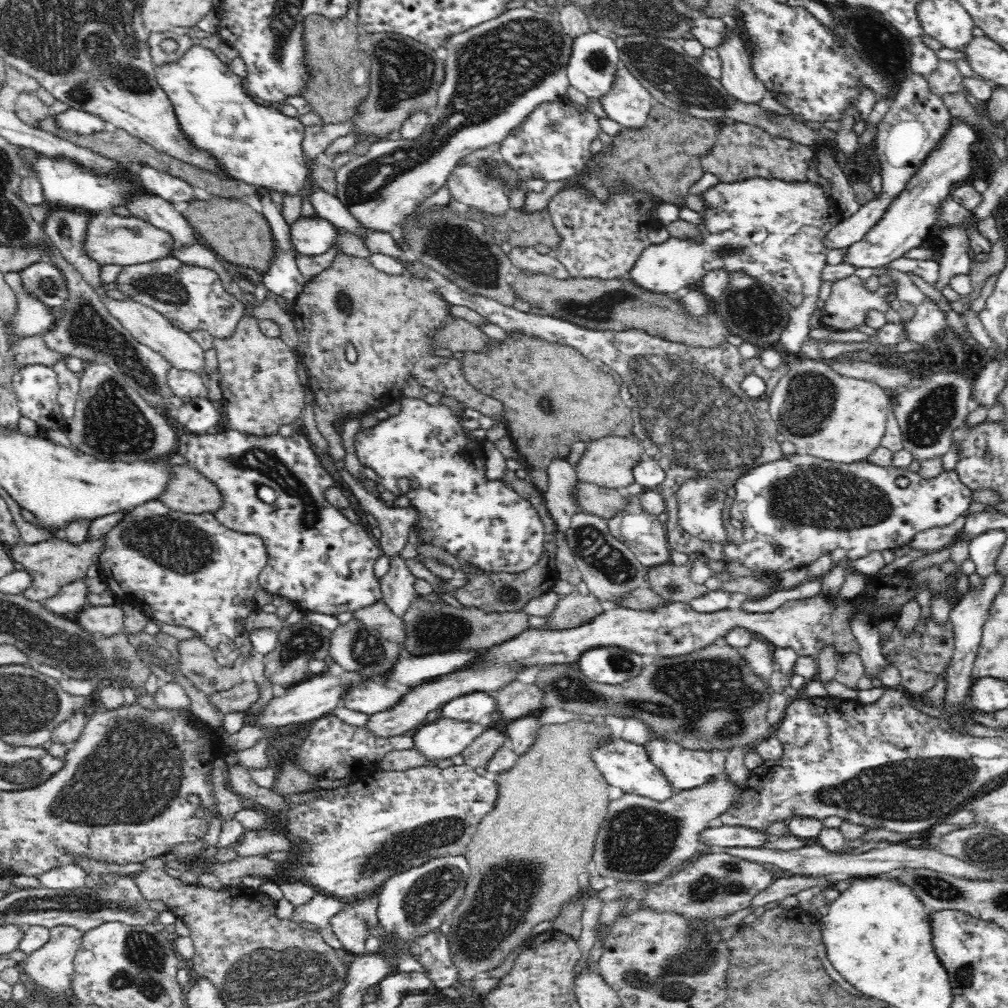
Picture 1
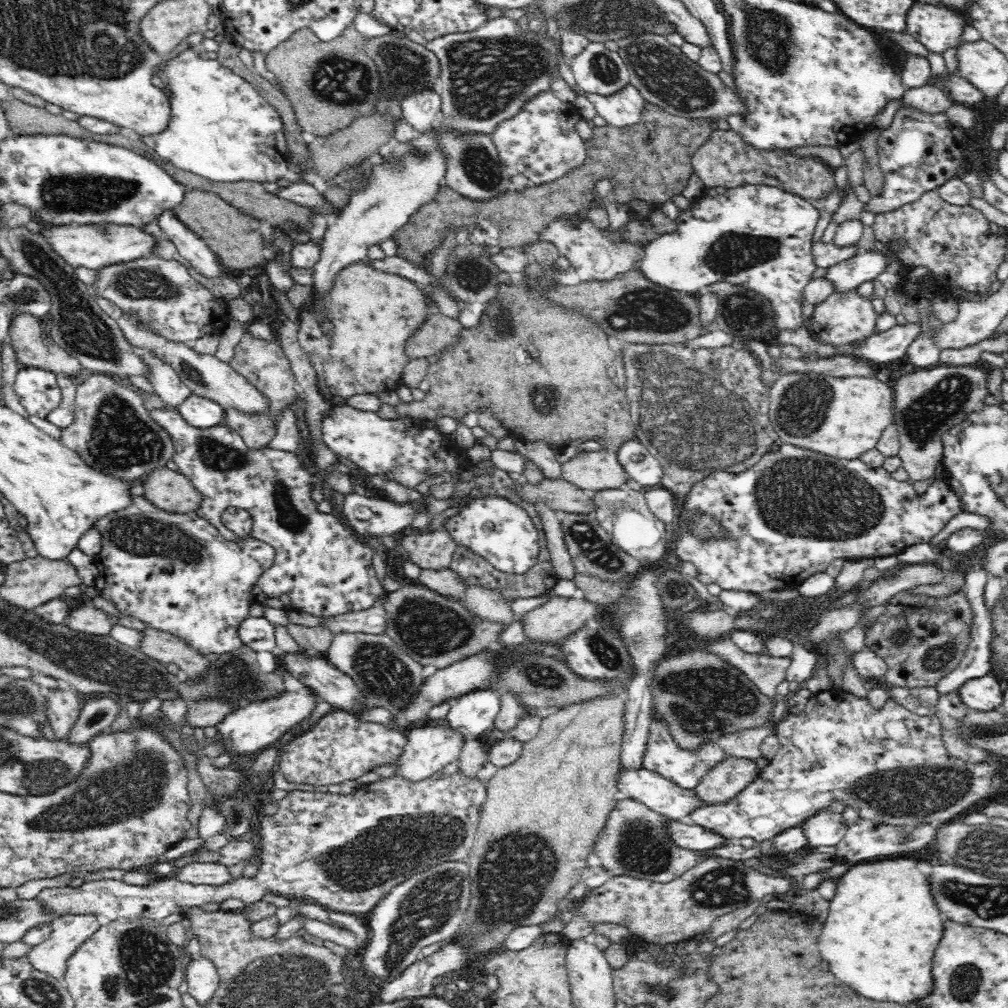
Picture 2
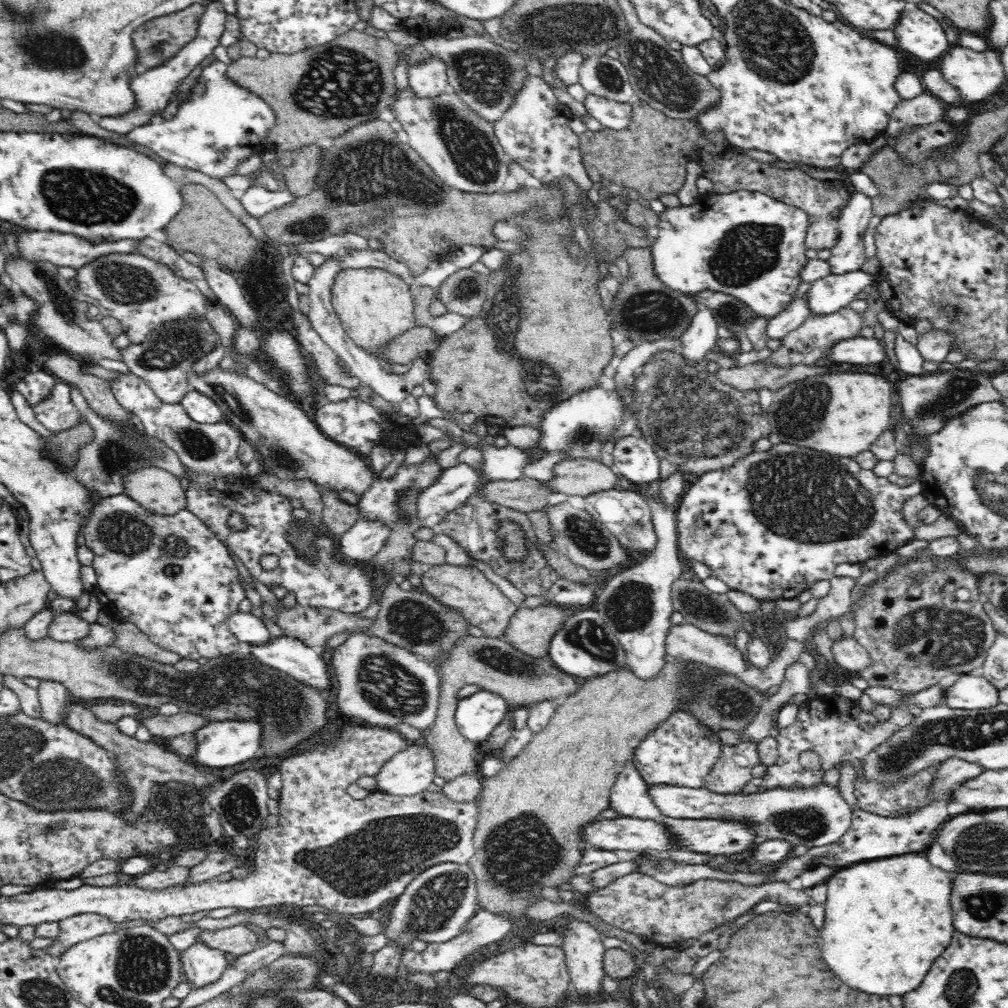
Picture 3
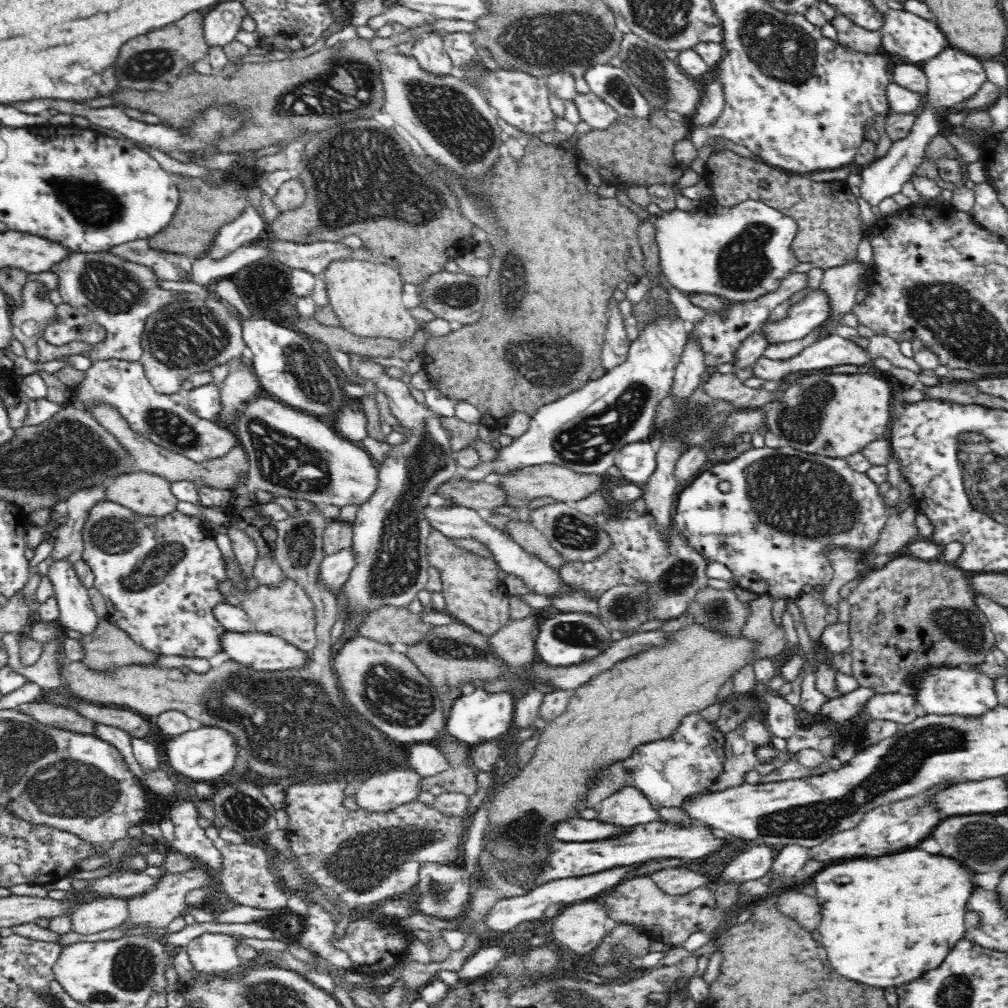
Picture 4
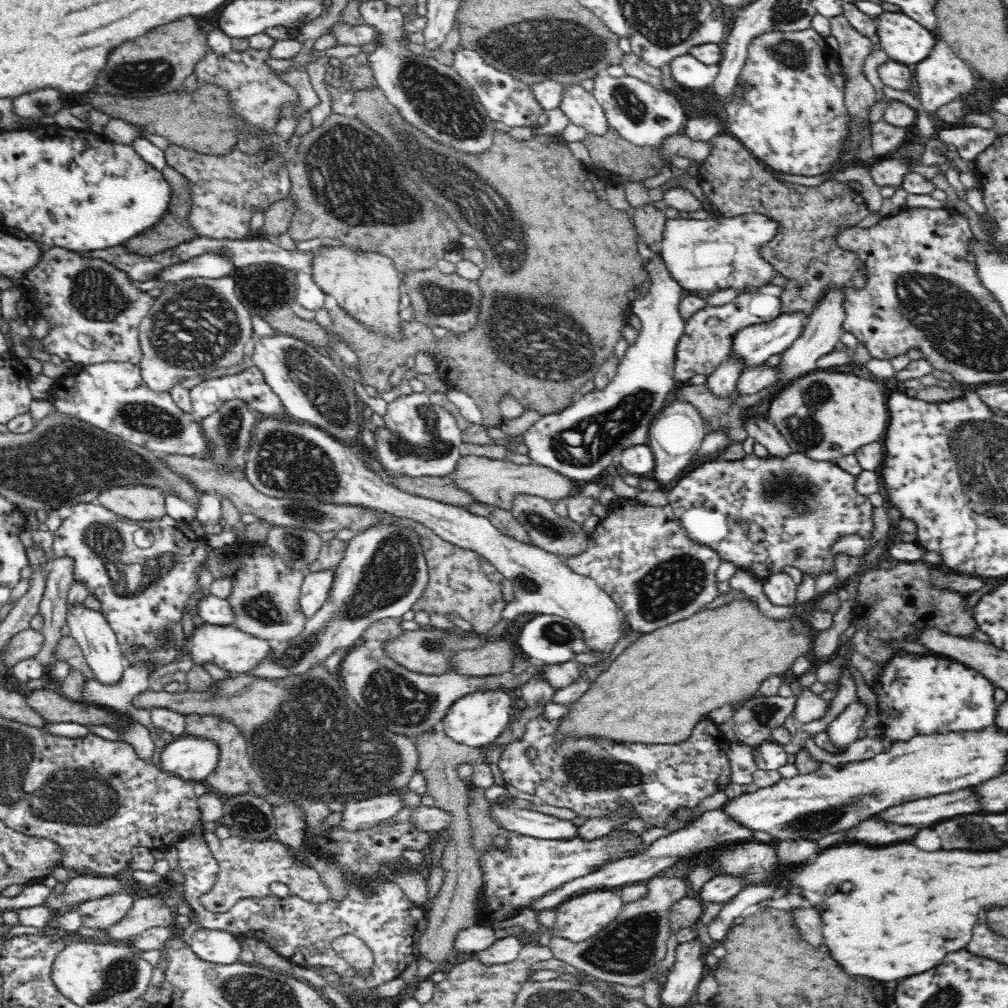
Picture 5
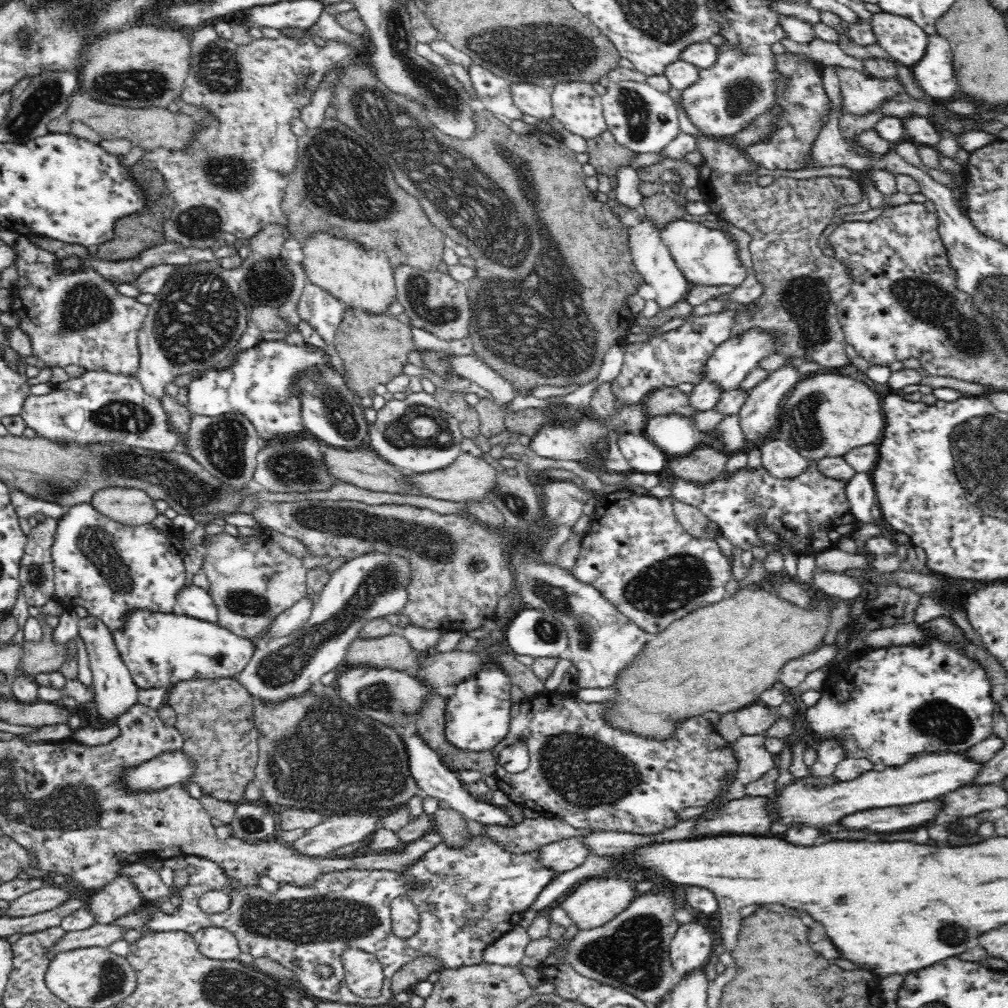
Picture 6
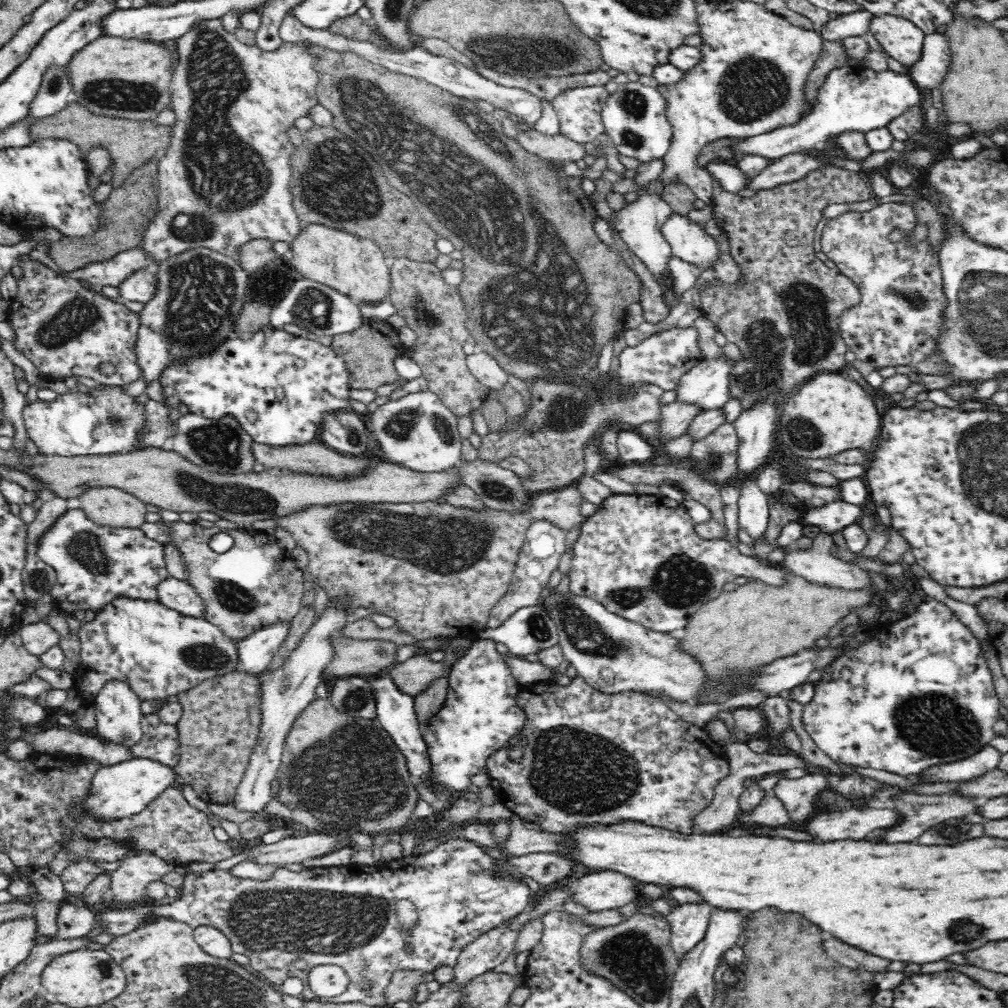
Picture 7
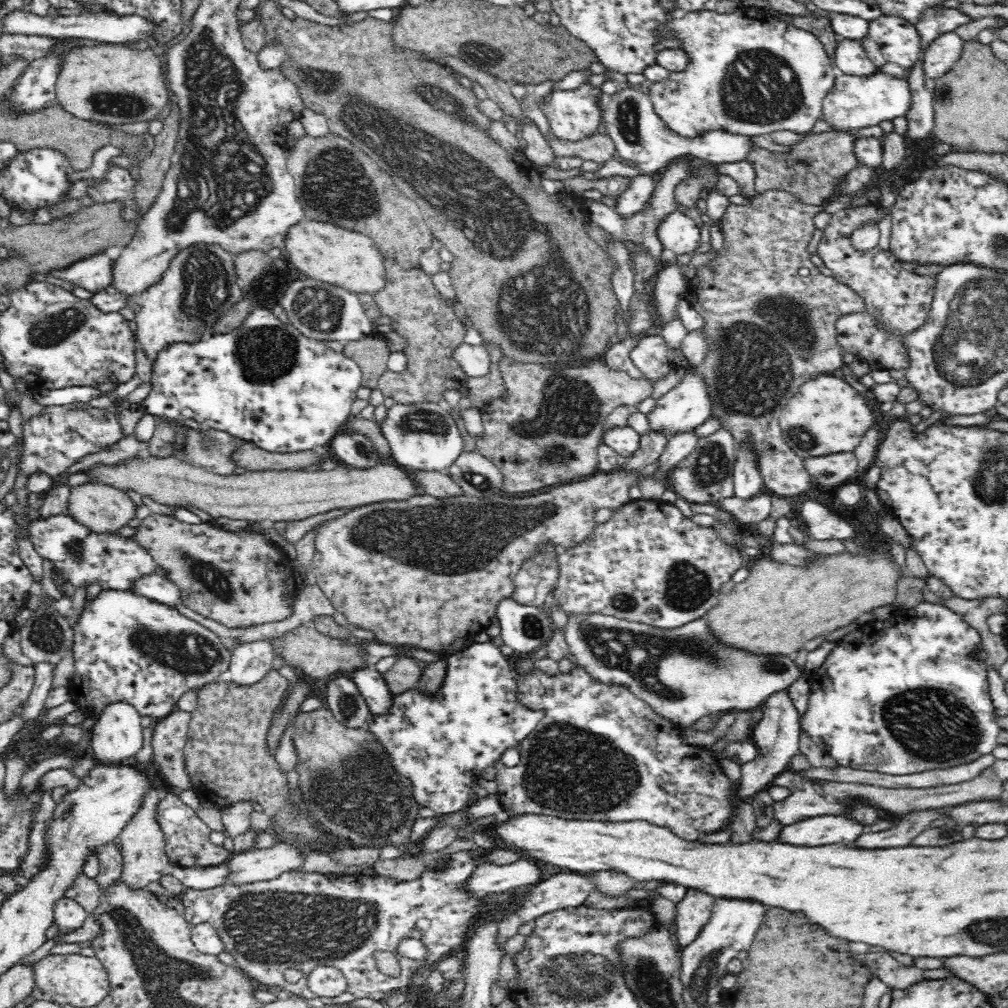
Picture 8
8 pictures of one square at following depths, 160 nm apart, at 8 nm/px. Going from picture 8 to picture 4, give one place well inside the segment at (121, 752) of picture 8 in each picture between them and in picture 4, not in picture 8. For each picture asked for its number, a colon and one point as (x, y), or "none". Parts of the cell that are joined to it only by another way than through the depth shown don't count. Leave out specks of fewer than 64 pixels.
4: (76, 613)
5: (91, 630)
6: (114, 689)
7: (118, 717)

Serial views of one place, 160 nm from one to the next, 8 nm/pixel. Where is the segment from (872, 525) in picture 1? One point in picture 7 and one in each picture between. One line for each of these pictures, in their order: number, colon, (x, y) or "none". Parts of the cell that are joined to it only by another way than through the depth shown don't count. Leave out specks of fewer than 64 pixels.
2: (792, 513)
3: (780, 520)
4: (786, 509)
5: (755, 512)
6: (810, 513)
7: (805, 496)

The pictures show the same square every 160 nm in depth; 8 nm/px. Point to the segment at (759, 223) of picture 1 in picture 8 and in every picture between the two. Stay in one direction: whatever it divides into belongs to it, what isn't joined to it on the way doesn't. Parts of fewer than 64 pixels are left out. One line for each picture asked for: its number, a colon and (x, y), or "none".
2: (760, 236)
3: (751, 245)
4: (740, 253)
5: (716, 253)
6: (705, 256)
7: (689, 242)
8: (679, 233)

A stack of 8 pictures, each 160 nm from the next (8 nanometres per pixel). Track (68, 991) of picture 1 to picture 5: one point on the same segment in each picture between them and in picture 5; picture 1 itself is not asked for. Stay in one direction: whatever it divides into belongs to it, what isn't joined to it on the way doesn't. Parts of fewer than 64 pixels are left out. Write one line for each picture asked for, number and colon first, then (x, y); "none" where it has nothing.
2: (68, 931)
3: (76, 929)
4: (100, 914)
5: (99, 914)

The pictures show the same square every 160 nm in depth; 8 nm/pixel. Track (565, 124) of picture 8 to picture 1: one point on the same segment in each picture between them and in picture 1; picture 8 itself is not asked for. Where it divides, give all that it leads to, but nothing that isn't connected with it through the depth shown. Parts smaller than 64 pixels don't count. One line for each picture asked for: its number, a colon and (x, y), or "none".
1: (628, 102)
2: (622, 109)
3: (617, 115)
4: (599, 115)
5: (582, 109)
6: (577, 105)
7: (579, 109)

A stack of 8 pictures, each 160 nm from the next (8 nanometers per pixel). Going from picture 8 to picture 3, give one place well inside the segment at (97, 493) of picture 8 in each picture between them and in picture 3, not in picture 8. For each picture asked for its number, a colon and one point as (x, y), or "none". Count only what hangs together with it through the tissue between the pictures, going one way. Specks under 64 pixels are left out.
3: (156, 489)
4: (148, 494)
5: (140, 502)
6: (131, 506)
7: (111, 506)

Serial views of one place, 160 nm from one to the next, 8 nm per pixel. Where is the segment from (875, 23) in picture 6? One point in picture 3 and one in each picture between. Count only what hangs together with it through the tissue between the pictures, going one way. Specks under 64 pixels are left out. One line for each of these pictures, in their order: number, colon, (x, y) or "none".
3: (919, 33)
4: (905, 34)
5: (905, 41)

